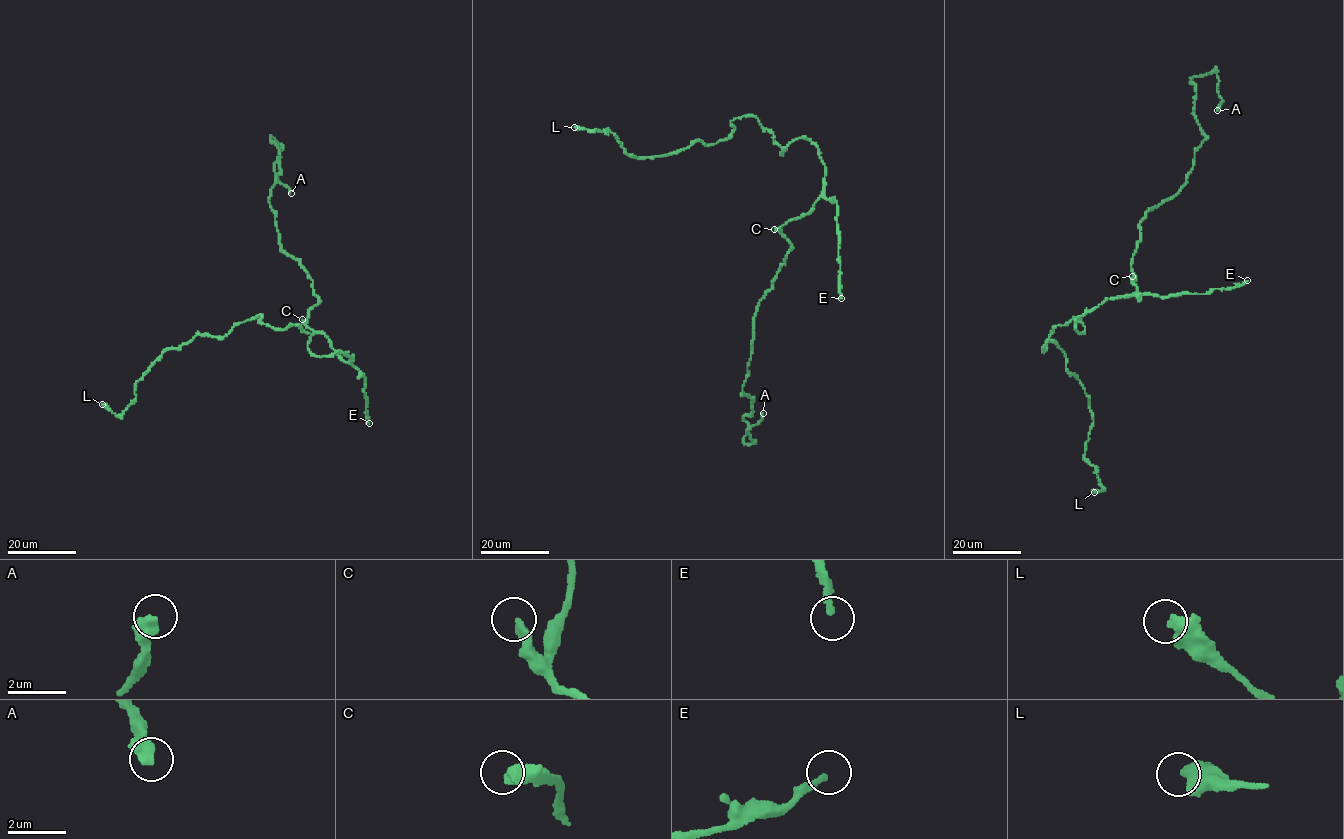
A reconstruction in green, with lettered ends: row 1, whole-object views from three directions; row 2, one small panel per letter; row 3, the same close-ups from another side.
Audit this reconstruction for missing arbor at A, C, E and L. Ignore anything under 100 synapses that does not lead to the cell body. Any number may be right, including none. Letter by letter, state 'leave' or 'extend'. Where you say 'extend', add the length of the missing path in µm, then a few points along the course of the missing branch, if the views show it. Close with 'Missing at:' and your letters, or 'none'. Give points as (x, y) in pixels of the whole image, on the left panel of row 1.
A: leave
C: leave
E: extend; missing 170 µm; course (369, 423), (382, 431), (390, 465), (392, 489), (383, 499), (425, 465), (410, 431), (403, 378), (381, 371)
L: leave
Missing at: E

